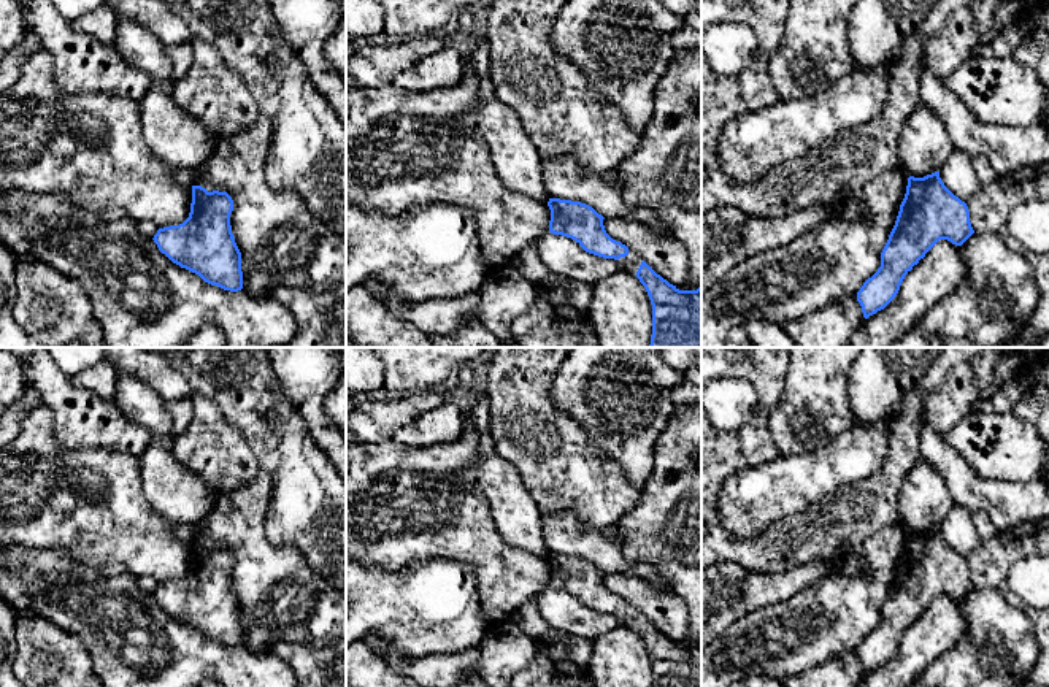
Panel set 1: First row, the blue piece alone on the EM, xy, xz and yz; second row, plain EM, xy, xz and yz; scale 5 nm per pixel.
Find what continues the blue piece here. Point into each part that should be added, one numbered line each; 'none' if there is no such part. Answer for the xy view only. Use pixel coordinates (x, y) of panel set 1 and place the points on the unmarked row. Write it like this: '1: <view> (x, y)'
none

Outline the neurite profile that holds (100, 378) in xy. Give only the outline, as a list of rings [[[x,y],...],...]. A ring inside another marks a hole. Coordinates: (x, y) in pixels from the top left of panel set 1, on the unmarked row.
[[[105,362],[70,376],[73,386],[89,389],[102,397],[114,400],[116,370]]]

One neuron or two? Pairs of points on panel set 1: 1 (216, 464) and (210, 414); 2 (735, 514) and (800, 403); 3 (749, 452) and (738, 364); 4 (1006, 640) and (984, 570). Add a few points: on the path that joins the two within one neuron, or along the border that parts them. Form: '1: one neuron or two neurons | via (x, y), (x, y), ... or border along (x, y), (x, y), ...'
1: one neuron | via (215, 451), (210, 443), (210, 427)
2: two neurons | border along (816, 448), (802, 454), (780, 457)
3: one neuron | via (756, 430), (764, 406), (764, 386), (760, 383)
4: two neurons | border along (975, 586), (994, 587), (1011, 605), (1019, 608)

